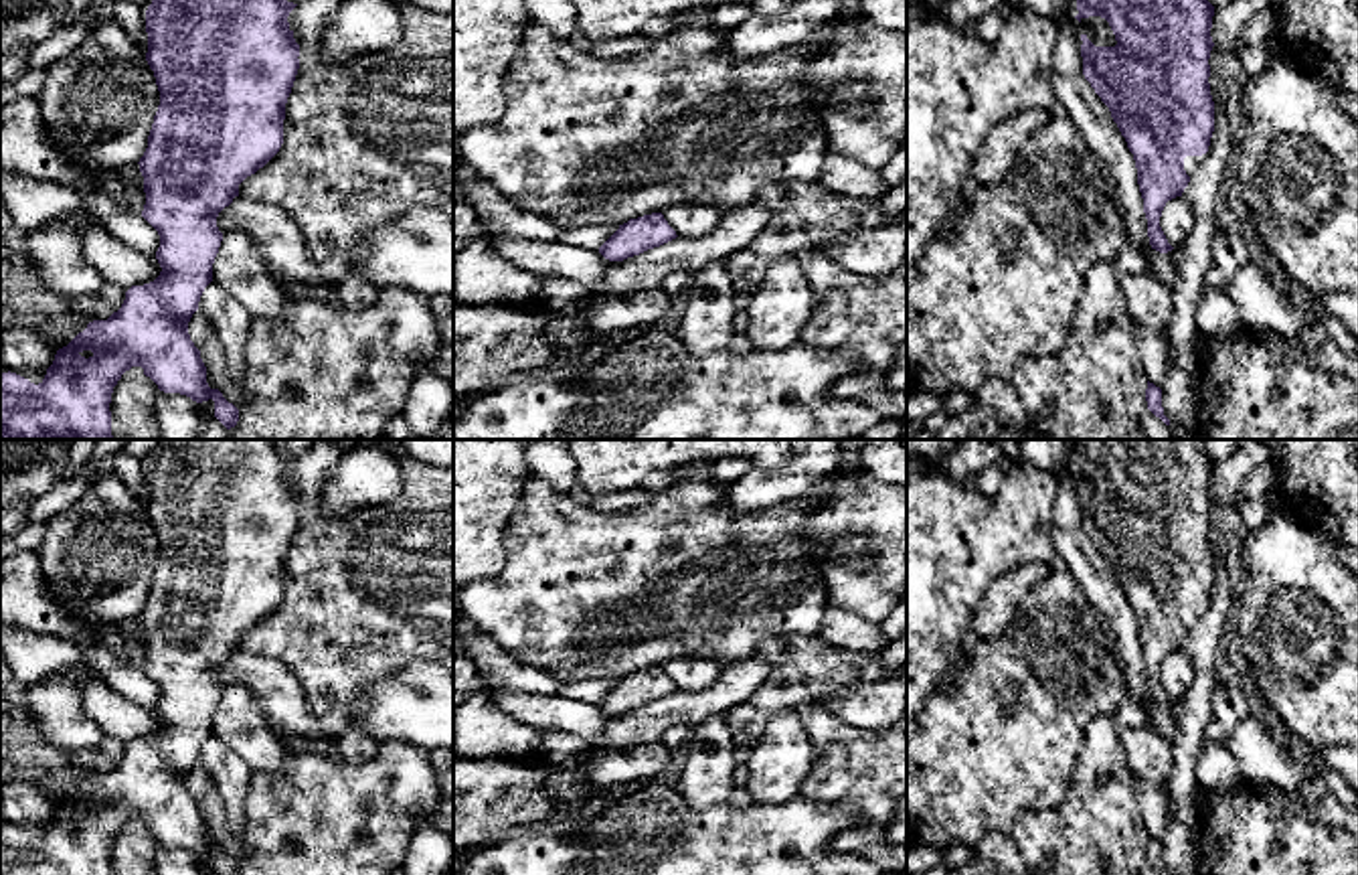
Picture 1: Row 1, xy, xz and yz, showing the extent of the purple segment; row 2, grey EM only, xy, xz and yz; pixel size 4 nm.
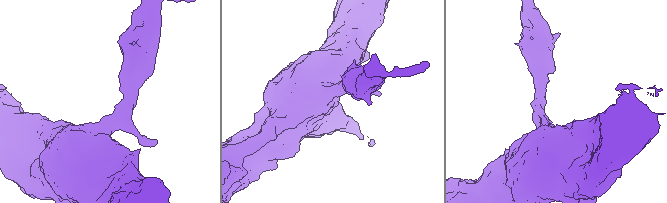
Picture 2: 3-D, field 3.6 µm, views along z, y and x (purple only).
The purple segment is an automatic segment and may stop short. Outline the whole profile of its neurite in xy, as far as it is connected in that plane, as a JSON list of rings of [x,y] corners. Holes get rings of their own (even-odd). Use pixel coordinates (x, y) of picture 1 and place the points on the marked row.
[[[152,0],[146,10],[146,61],[156,77],[160,105],[138,164],[146,192],[142,217],[160,235],[156,259],[162,271],[150,284],[132,286],[117,312],[107,320],[89,322],[59,348],[38,385],[10,371],[0,375],[0,440],[113,440],[111,393],[132,367],[142,367],[164,393],[180,393],[196,403],[213,399],[215,417],[227,429],[237,425],[239,409],[206,383],[206,367],[190,340],[188,322],[213,282],[213,263],[223,241],[219,213],[239,196],[239,184],[263,168],[283,144],[285,103],[300,69],[300,45],[287,22],[295,6],[287,0]]]

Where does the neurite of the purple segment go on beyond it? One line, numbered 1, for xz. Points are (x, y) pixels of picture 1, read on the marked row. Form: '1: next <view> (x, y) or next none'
1: next none

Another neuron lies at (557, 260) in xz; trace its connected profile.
[[[492,235],[496,253],[534,275],[573,280],[589,296],[595,296],[615,261],[605,259],[599,249],[573,247],[561,241],[508,239]]]

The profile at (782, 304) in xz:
[[[797,257],[773,261],[749,296],[747,336],[755,350],[783,350],[801,342],[816,300]]]

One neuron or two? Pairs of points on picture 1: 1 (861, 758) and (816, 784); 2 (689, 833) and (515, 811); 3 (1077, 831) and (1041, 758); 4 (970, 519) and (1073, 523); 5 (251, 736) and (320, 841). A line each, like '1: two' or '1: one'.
1: one
2: two
3: two
4: two
5: two

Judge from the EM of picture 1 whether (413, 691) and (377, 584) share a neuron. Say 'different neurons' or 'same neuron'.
different neurons

